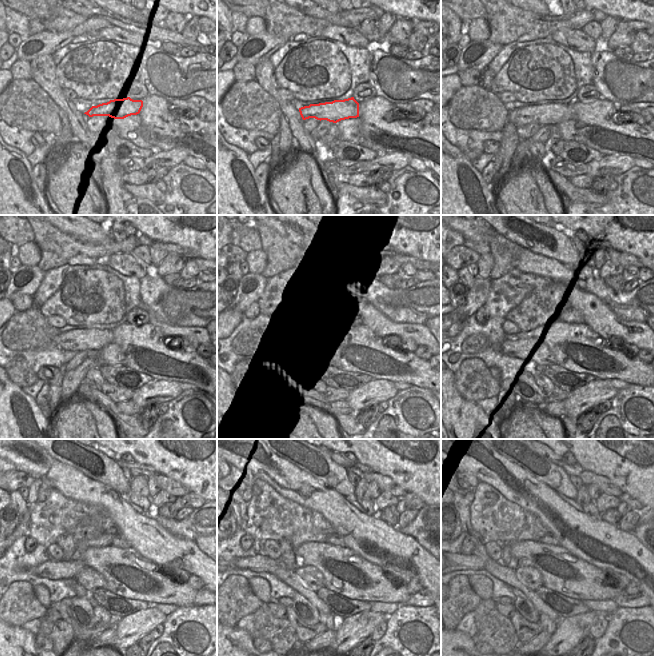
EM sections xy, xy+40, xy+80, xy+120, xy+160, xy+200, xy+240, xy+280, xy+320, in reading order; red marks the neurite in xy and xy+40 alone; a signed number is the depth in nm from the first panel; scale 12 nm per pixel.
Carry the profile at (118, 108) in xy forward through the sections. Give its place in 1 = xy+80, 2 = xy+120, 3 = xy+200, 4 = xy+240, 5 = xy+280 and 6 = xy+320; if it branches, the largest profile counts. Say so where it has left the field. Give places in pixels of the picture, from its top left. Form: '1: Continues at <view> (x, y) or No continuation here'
1: Continues at xy+80 (542, 114)
2: Continues at xy+120 (89, 339)
3: Continues at xy+200 (521, 344)
4: Continues at xy+240 (39, 562)
5: Continues at xy+280 (259, 563)
6: Continues at xy+320 (461, 562)

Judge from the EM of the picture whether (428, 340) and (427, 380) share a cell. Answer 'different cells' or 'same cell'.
different cells

